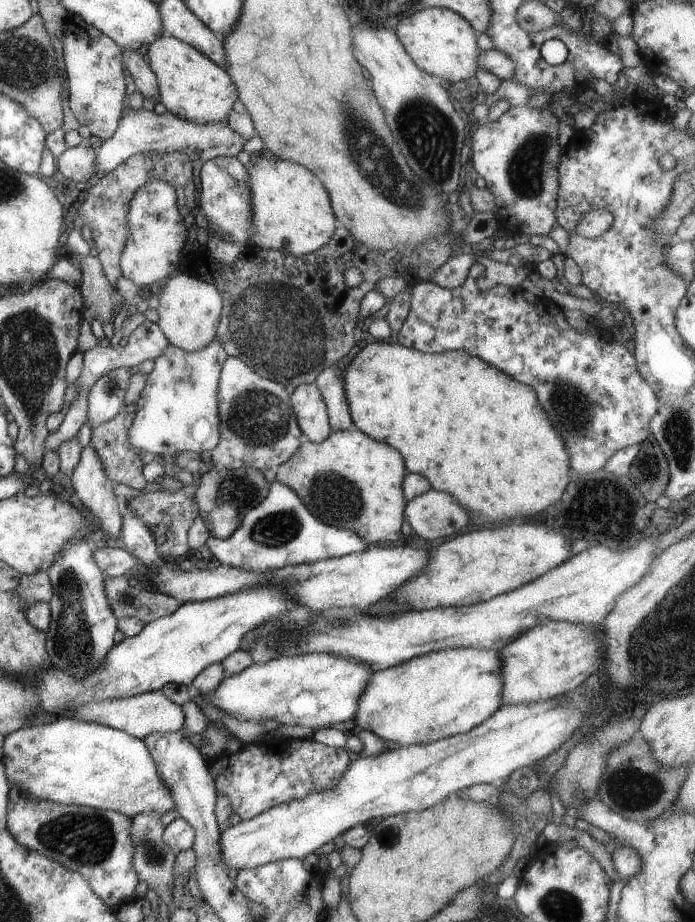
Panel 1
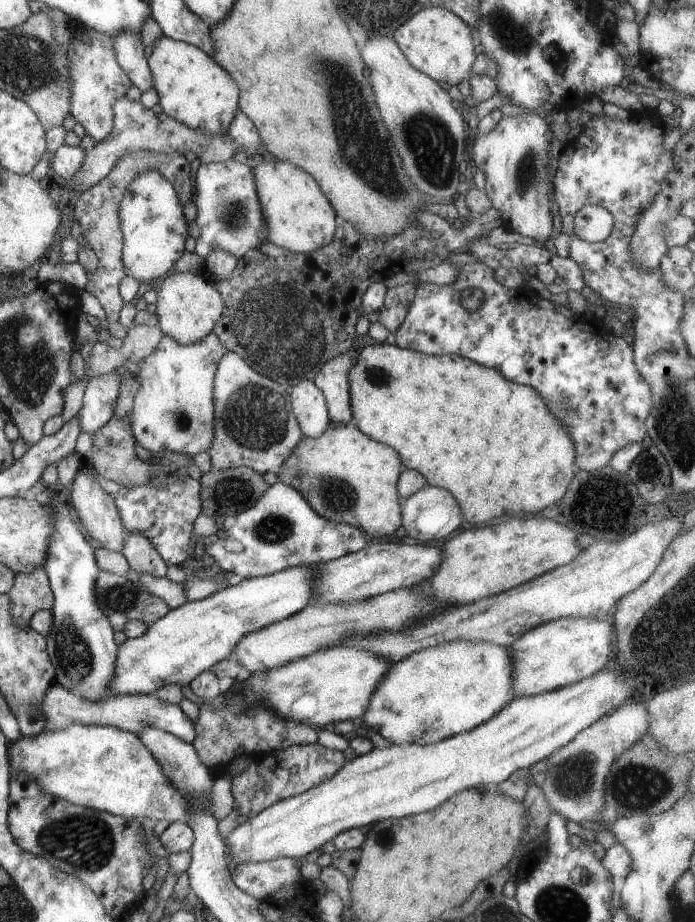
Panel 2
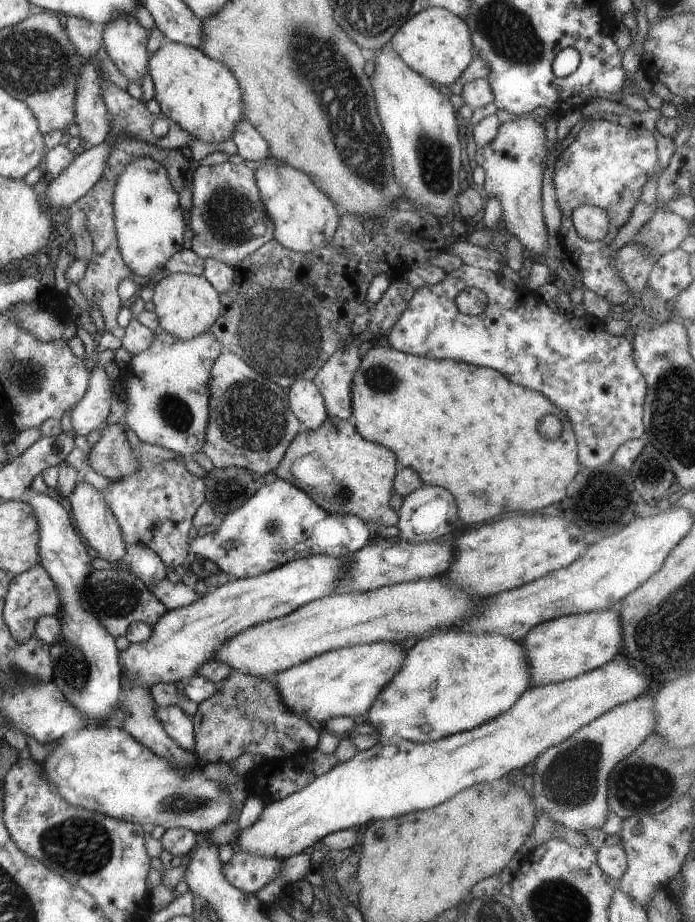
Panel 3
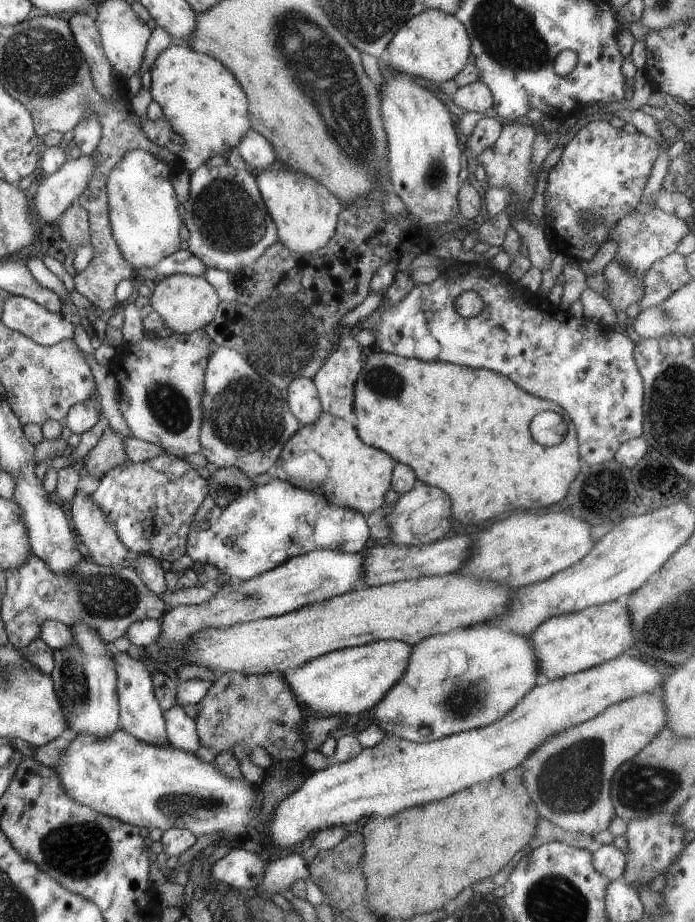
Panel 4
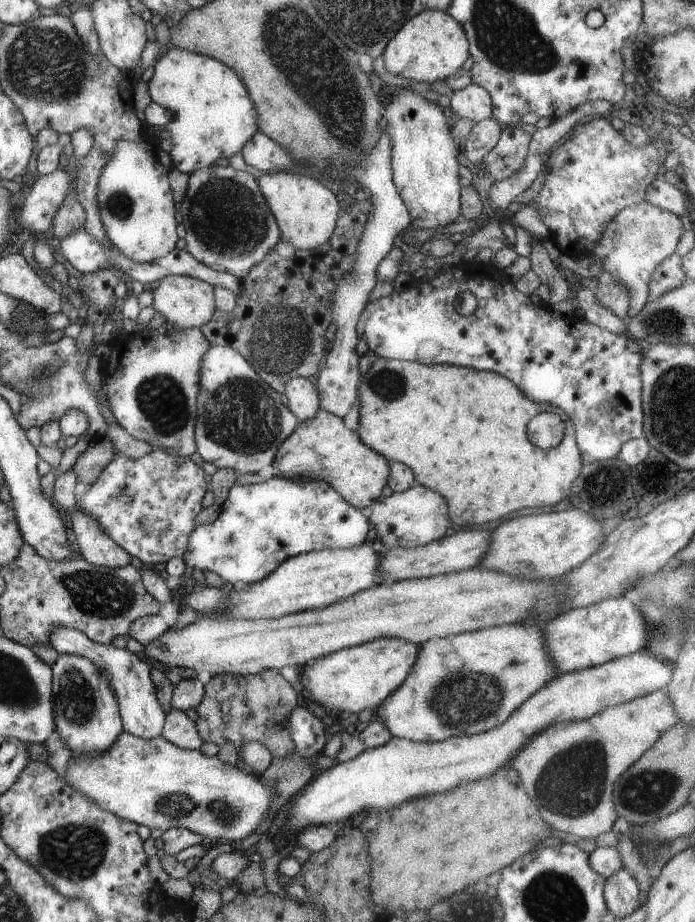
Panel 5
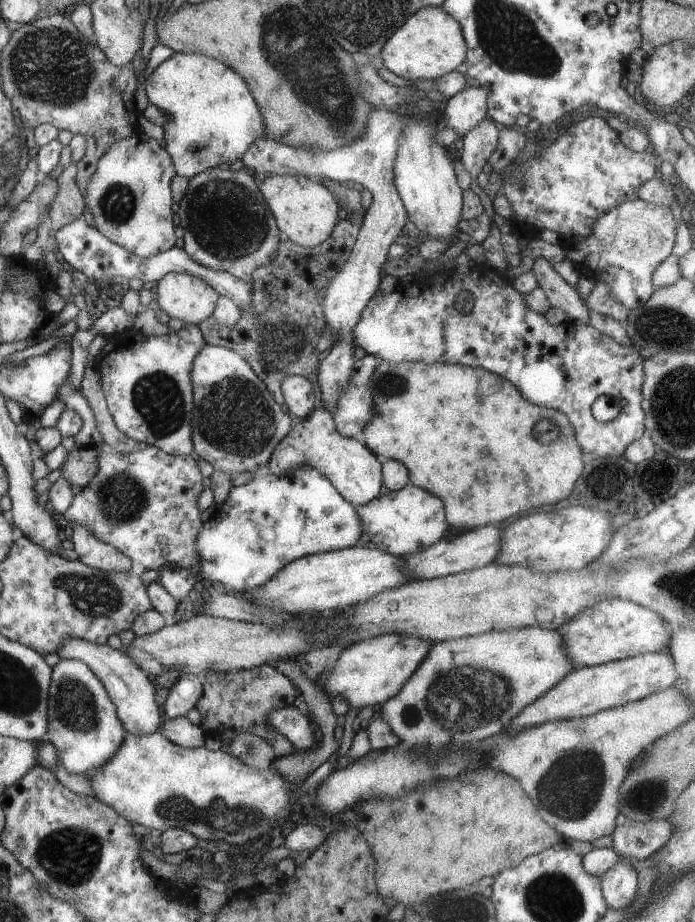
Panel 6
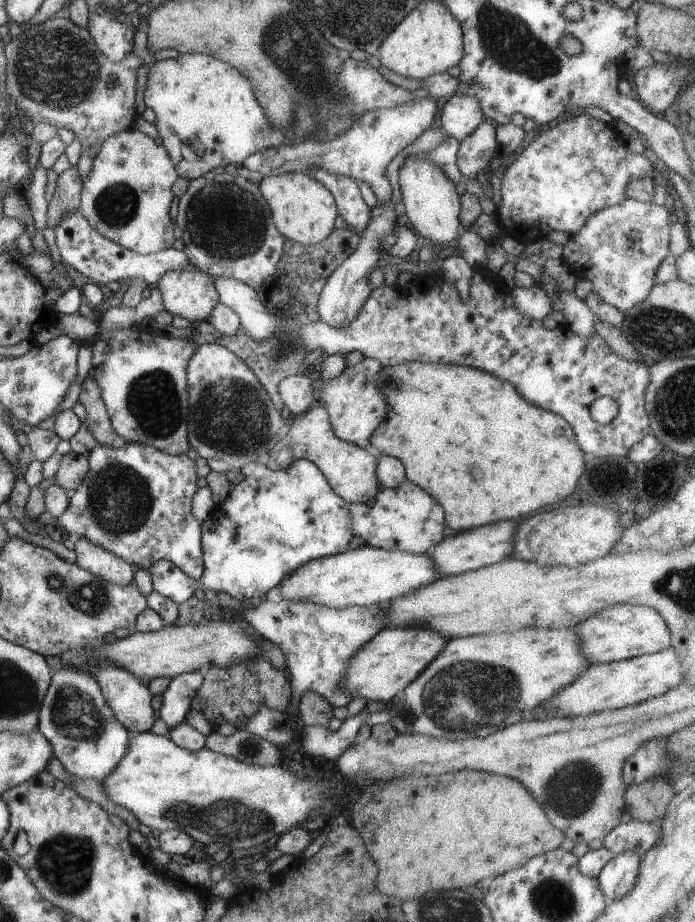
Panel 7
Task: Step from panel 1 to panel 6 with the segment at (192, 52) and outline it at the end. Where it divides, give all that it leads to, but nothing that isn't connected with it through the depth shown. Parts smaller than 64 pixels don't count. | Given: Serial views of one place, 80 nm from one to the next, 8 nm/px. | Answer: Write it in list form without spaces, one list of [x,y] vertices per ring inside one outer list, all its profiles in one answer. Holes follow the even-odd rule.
[[[174,52],[163,60],[144,80],[148,104],[153,104],[165,115],[162,124],[165,147],[177,175],[189,180],[197,173],[215,167],[222,162],[229,165],[259,137],[264,137],[261,113],[253,100],[245,81],[221,61],[195,53]]]

